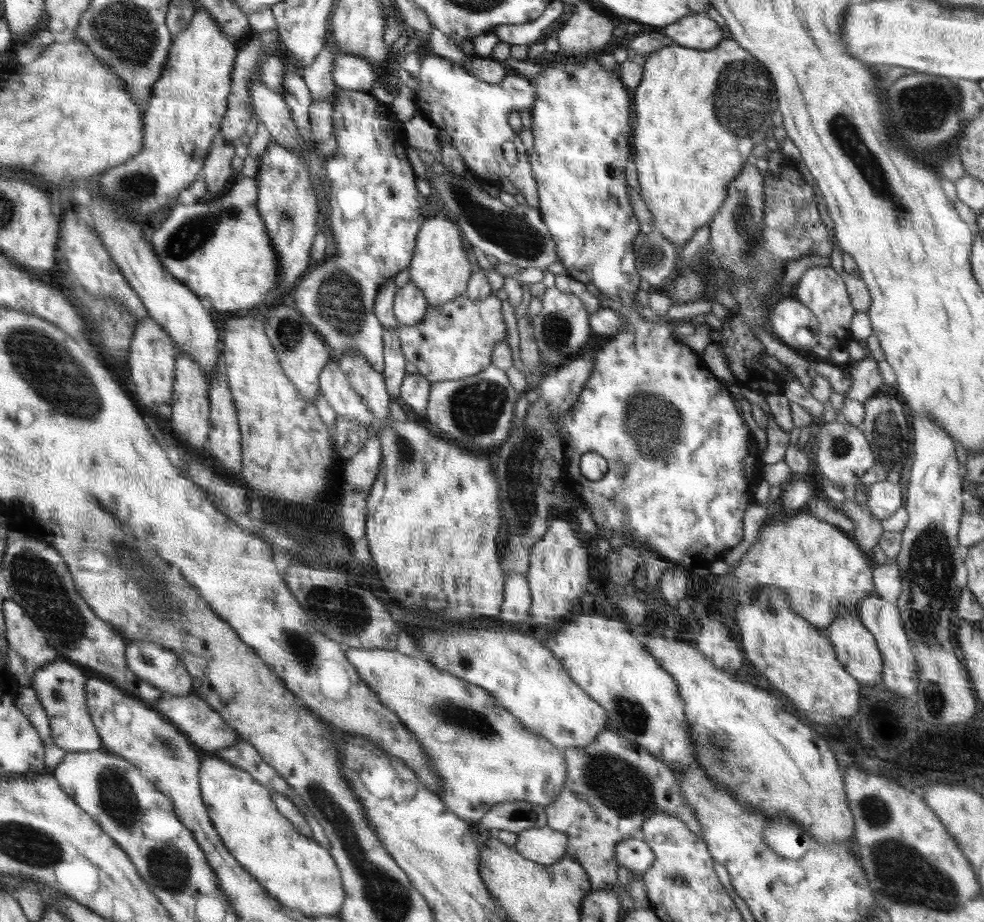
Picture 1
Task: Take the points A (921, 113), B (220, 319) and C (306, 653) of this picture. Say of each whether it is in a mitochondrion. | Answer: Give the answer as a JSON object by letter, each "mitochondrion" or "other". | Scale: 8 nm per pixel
{"A":"mitochondrion","B":"other","C":"mitochondrion"}

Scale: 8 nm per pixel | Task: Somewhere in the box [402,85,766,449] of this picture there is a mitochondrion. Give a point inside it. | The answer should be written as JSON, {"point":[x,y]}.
{"point":[514,233]}

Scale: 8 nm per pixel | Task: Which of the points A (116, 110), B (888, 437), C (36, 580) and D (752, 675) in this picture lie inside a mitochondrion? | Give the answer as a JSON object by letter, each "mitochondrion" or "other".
{"A":"other","B":"mitochondrion","C":"mitochondrion","D":"other"}

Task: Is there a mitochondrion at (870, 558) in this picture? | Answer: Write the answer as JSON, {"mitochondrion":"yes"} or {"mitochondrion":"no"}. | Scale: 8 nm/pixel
{"mitochondrion":"no"}

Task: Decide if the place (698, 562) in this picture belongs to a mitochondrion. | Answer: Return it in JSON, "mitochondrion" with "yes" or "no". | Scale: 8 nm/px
{"mitochondrion":"no"}

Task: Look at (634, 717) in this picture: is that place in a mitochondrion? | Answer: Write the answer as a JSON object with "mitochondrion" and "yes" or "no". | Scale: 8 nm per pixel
{"mitochondrion":"yes"}

